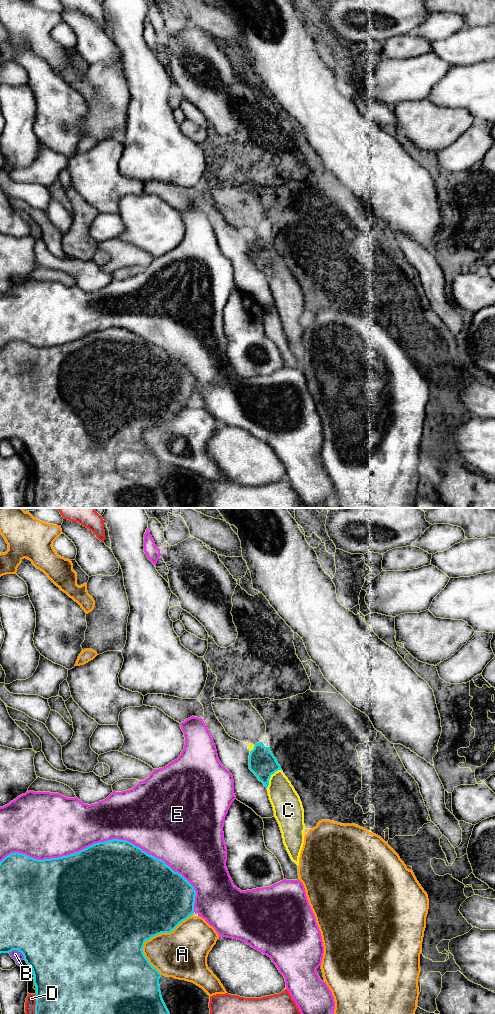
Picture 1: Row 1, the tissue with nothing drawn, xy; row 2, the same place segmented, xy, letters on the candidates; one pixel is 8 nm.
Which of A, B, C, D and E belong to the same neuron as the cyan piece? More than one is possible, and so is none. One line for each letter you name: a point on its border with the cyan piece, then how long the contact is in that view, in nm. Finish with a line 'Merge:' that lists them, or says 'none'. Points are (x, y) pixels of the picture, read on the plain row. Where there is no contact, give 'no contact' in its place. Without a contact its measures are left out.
C: meets cyan in xy at (270, 264); contact 200 nm long
Merge: C

